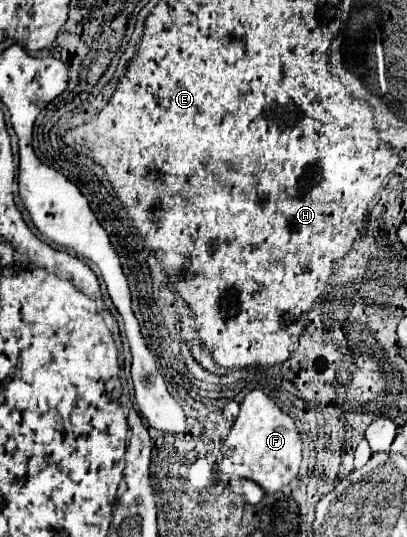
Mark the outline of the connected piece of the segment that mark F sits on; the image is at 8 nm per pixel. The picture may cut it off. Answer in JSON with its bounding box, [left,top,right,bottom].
[222,391,302,493]

